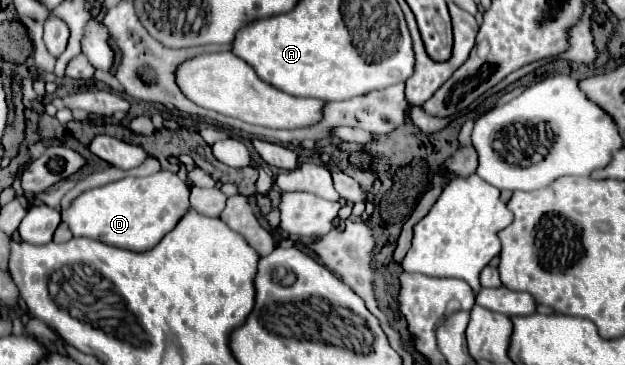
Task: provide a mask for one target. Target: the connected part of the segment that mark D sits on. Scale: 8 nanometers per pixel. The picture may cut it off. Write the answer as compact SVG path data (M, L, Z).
M158 171L150 177L126 177L96 189L88 189L82 195L78 195L68 209L62 209L62 221L70 227L74 237L92 237L96 241L116 245L122 249L130 251L148 251L152 249L168 231L176 227L176 223L182 219L186 209L190 207L188 203L190 189L178 179L178 175L170 171Z

